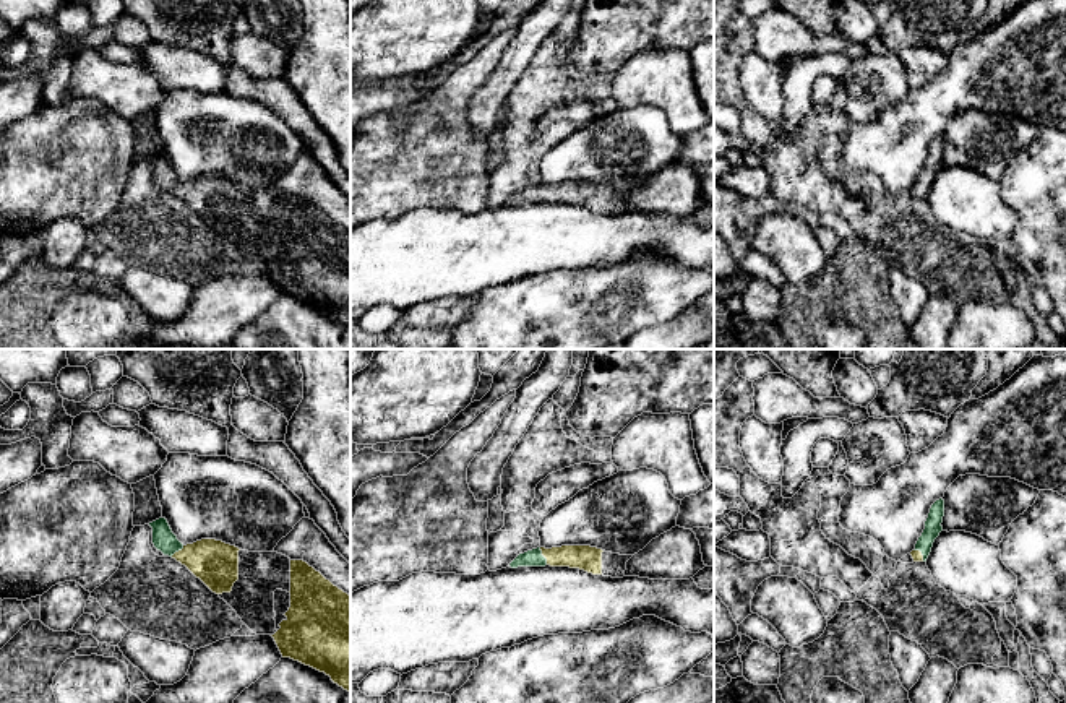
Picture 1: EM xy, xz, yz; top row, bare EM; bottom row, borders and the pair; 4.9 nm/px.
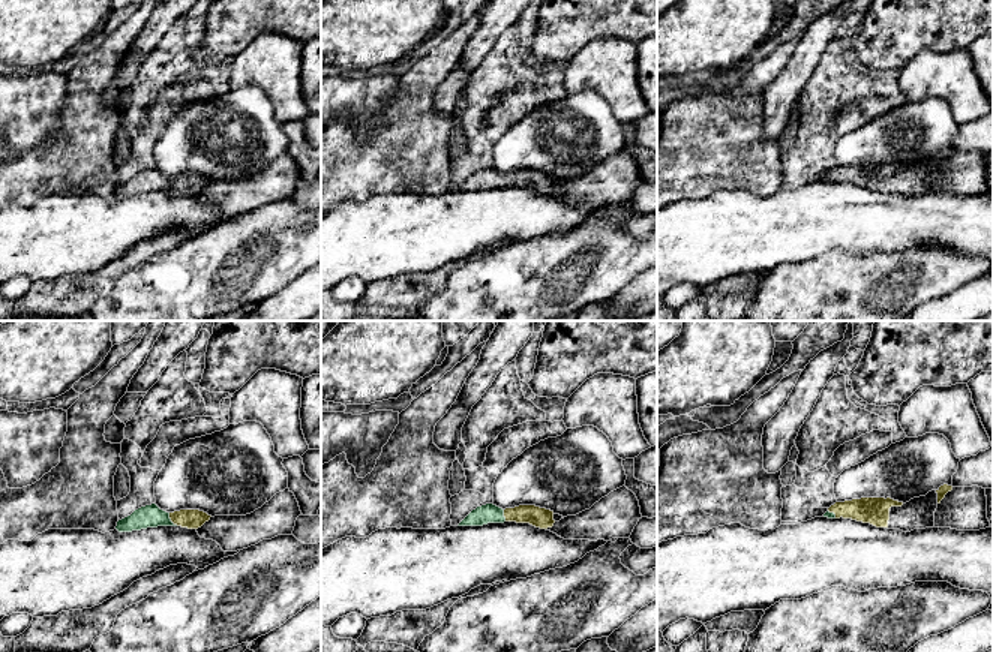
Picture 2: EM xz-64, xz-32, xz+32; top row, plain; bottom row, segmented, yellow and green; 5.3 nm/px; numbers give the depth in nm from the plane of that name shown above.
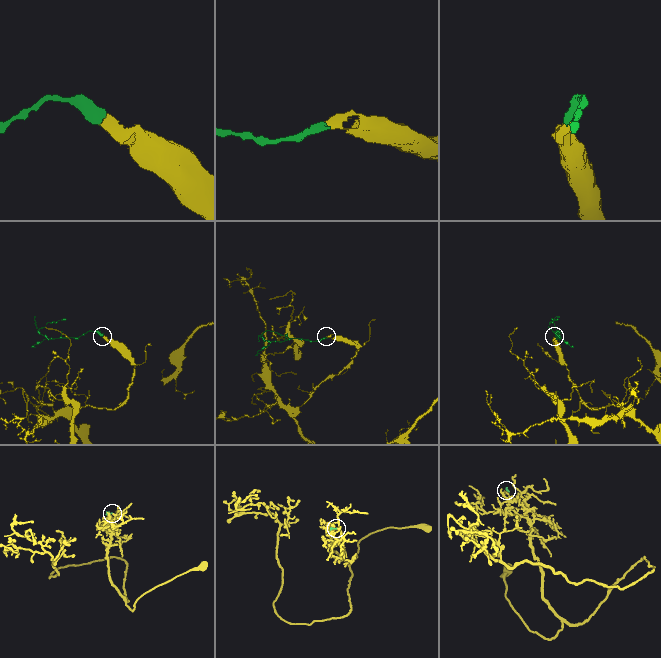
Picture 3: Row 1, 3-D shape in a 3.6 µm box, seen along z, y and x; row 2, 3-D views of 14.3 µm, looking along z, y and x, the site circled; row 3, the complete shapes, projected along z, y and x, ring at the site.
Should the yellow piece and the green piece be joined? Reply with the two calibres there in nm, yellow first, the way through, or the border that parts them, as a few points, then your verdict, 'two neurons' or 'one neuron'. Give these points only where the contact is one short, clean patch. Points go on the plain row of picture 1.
130 nm thick on the yellow side, 90 nm on the other; runs through xz (584, 194), (542, 190), (534, 194); one neuron

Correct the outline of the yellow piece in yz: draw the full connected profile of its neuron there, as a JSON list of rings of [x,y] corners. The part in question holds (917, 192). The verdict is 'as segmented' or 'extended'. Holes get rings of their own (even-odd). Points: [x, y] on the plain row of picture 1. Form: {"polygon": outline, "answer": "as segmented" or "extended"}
{"polygon": [[[936,136],[928,149],[928,154],[925,157],[925,166],[922,172],[918,174],[915,185],[910,188],[913,198],[926,198],[935,175],[943,167],[943,153],[944,153],[944,136]]], "answer": "extended"}

